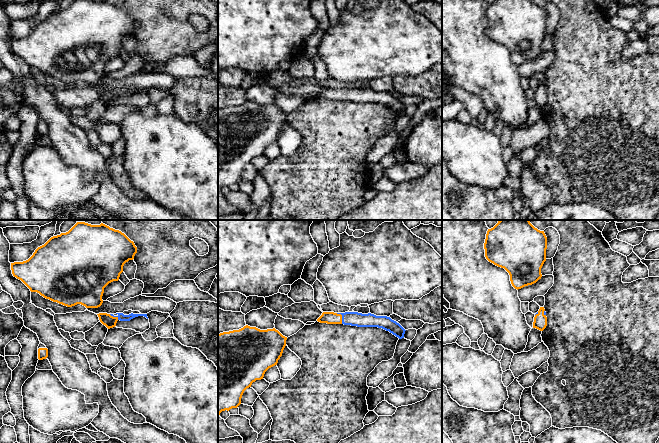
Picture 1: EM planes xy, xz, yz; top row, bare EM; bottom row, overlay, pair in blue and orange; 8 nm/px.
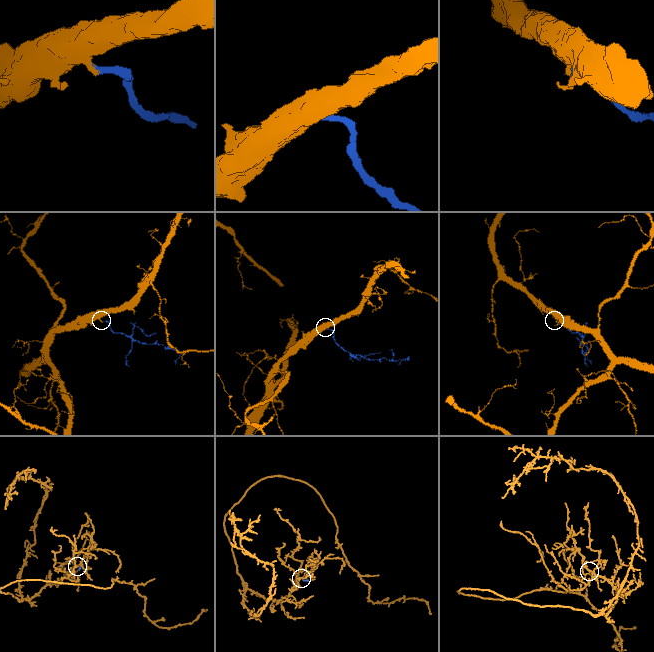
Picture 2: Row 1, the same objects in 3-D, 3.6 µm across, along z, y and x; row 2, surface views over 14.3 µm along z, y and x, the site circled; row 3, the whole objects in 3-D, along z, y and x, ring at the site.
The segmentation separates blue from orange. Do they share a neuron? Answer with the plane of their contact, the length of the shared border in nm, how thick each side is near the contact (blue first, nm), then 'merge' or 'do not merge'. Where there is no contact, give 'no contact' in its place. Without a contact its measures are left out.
xz | 100 nm | 110/100 nm | merge

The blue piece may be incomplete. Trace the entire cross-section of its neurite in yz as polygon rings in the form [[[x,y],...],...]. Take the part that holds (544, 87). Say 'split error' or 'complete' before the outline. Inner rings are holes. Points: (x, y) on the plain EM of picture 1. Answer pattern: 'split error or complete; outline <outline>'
split error; outline [[[540,83],[539,87],[535,90],[533,104],[543,107],[547,102],[547,93],[544,83]]]

